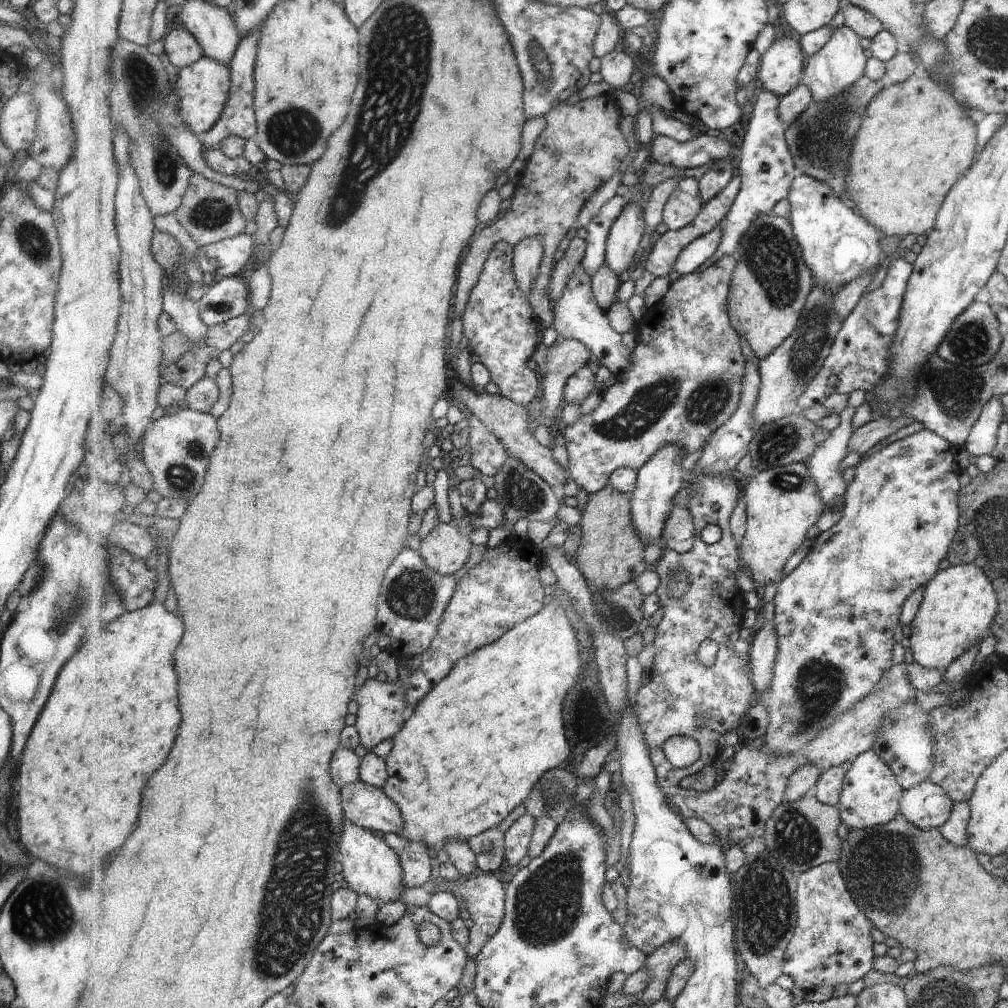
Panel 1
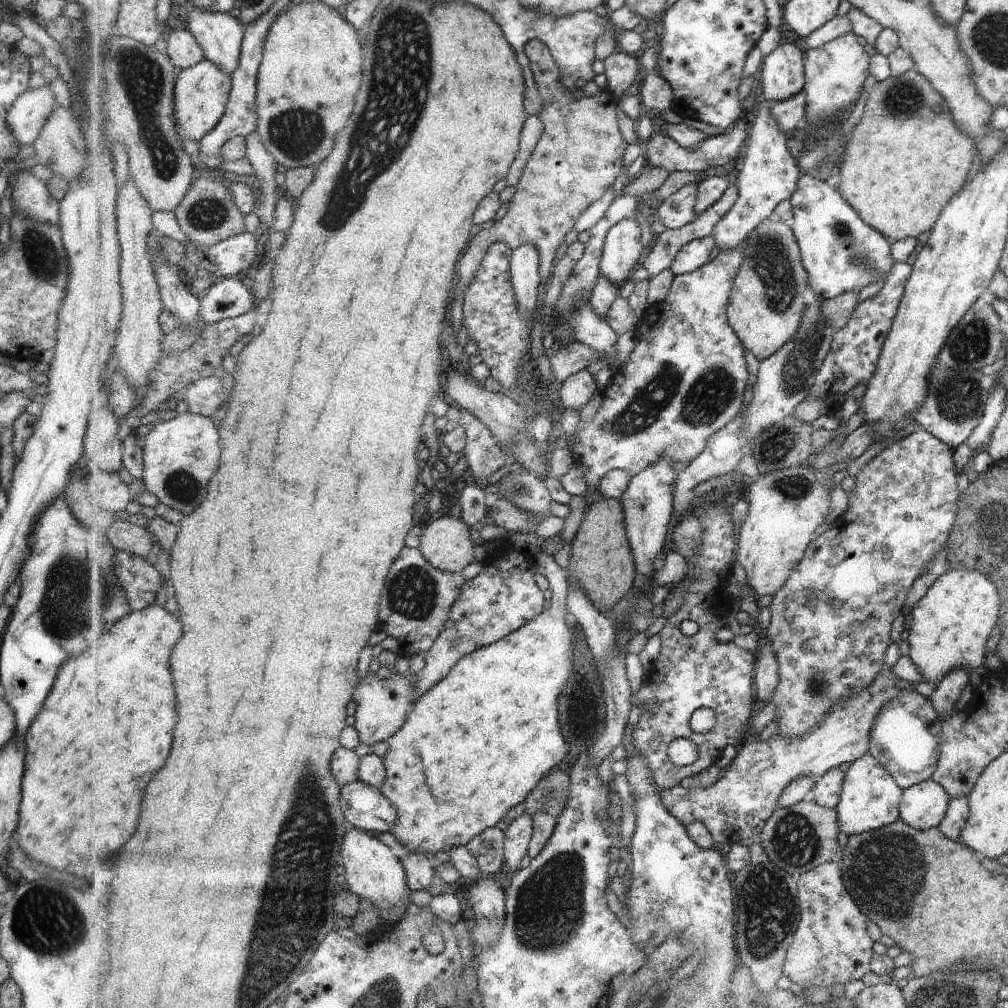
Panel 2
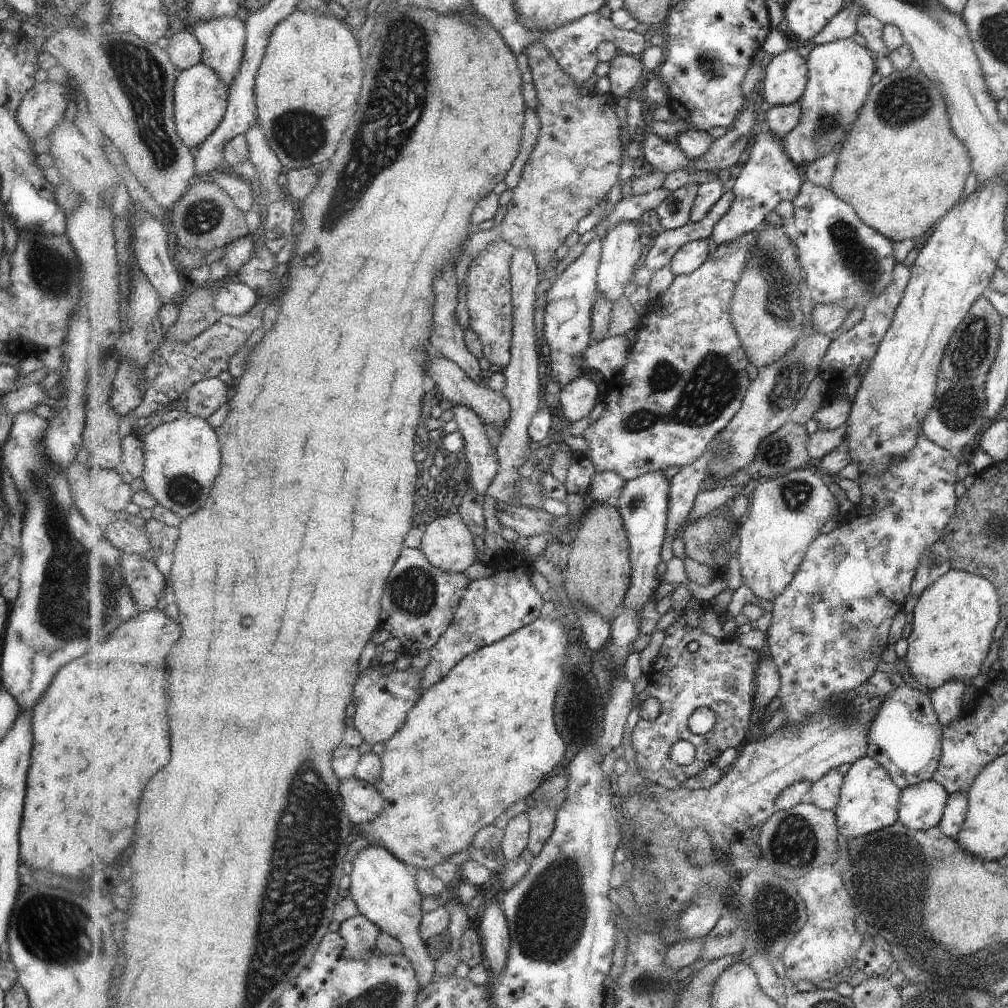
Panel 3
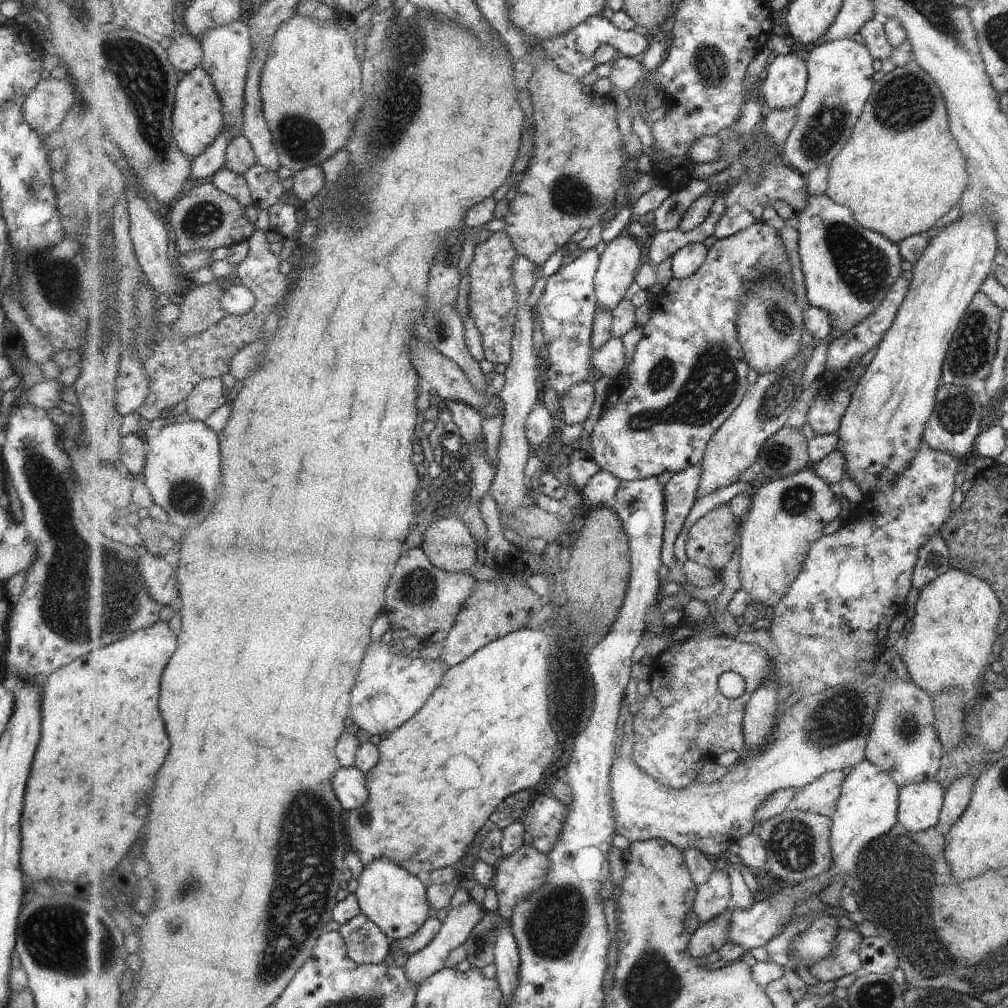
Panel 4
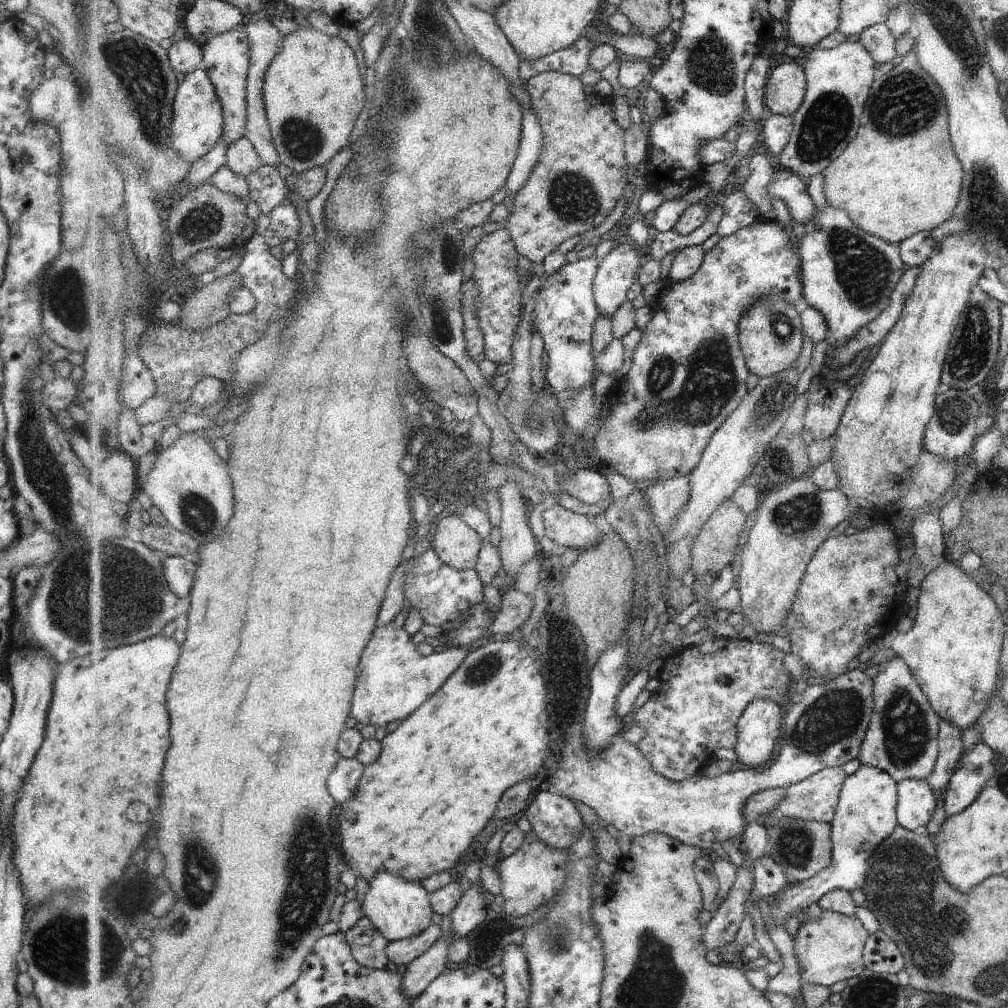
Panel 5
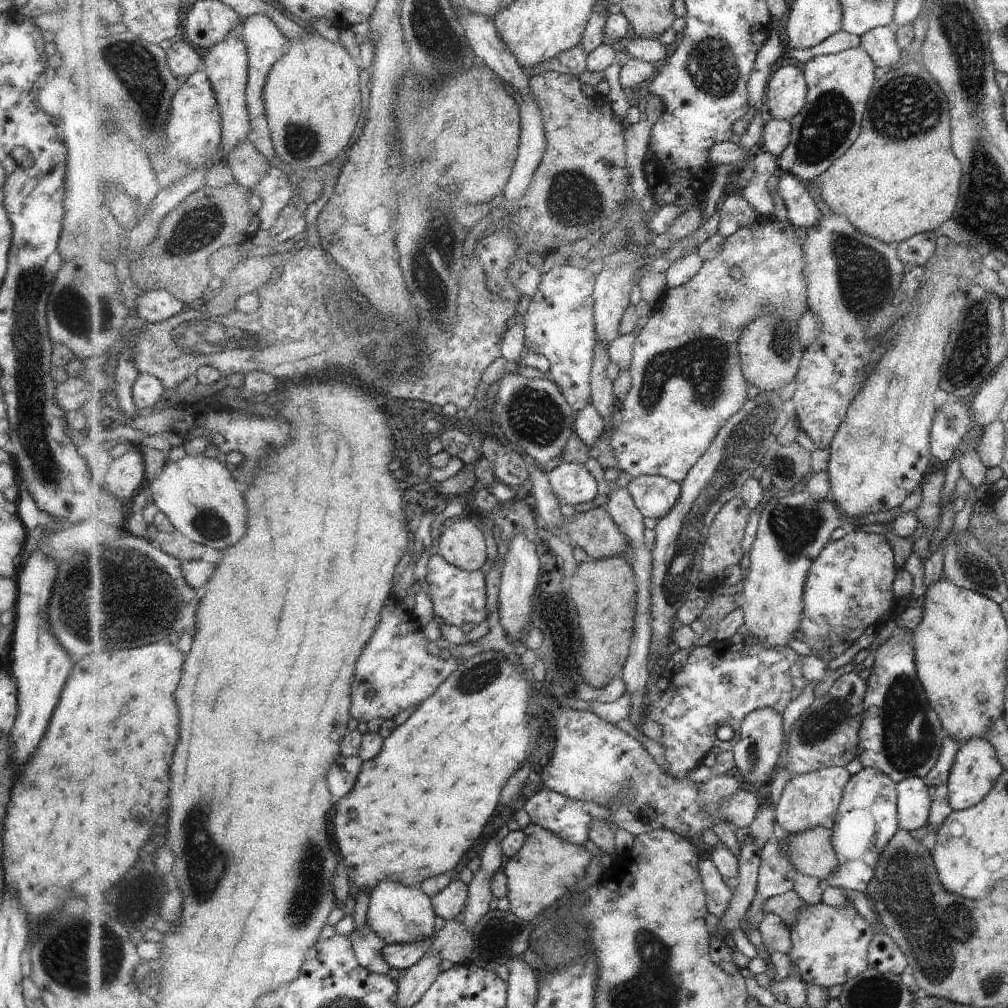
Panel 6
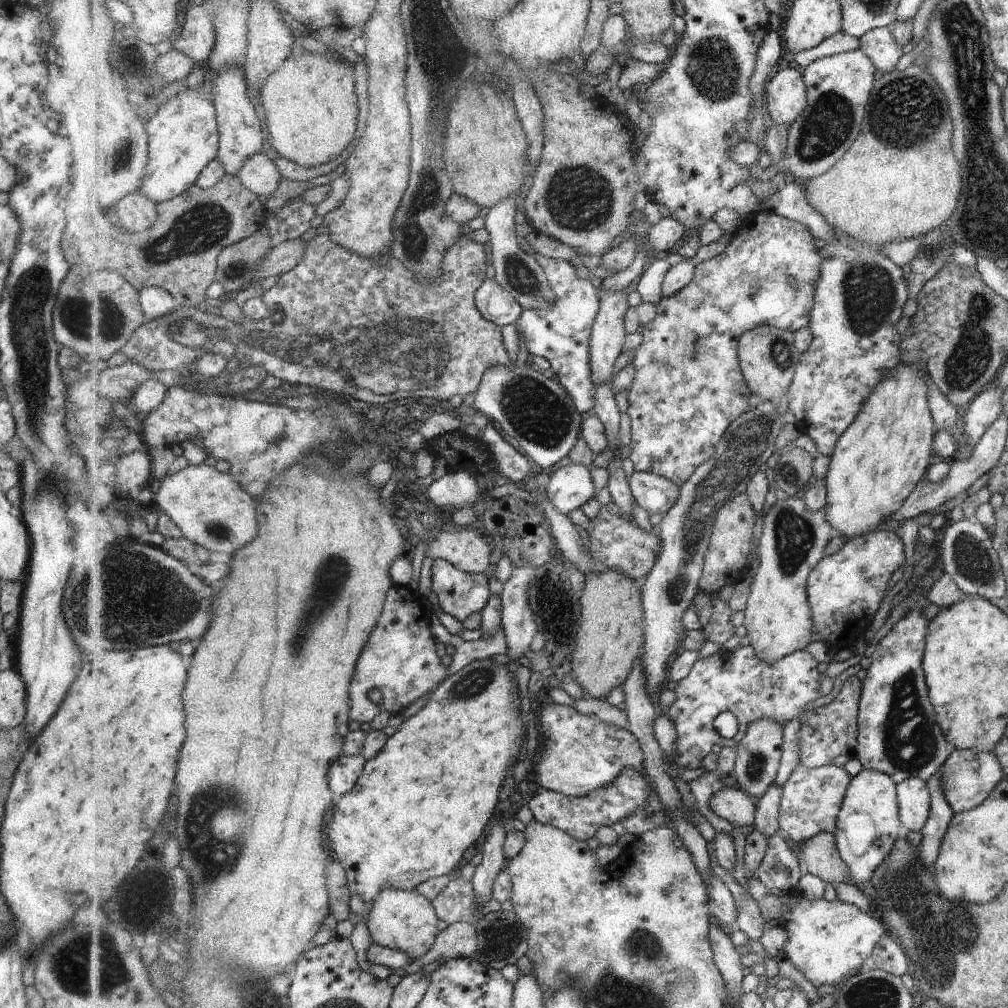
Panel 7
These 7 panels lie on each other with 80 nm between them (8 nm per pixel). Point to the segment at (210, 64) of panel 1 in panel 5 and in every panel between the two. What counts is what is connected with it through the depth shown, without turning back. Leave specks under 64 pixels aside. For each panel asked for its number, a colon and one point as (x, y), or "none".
2: (201, 95)
3: (201, 96)
4: (199, 111)
5: (198, 127)

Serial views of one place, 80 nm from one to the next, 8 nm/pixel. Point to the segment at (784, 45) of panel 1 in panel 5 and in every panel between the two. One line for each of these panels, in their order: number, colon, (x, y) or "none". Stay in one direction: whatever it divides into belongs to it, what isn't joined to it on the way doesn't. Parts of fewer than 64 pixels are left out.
2: (783, 74)
3: (785, 81)
4: (785, 80)
5: (786, 87)

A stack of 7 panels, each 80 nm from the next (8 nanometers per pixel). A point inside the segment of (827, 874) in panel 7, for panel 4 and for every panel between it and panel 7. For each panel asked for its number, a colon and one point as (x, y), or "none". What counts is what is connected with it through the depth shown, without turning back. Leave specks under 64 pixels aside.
4: (798, 843)
5: (804, 848)
6: (812, 852)

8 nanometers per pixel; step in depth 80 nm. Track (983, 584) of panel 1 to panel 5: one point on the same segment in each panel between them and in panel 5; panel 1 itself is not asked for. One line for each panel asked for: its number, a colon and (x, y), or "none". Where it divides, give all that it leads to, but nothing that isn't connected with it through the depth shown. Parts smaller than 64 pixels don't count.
2: (949, 627)
3: (952, 621)
4: (955, 616)
5: (953, 647)

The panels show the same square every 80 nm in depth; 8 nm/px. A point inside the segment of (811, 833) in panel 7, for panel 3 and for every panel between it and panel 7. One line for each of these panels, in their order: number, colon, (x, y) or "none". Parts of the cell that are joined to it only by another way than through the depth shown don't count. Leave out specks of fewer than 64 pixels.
3: (825, 793)
4: (822, 796)
5: (814, 799)
6: (811, 800)

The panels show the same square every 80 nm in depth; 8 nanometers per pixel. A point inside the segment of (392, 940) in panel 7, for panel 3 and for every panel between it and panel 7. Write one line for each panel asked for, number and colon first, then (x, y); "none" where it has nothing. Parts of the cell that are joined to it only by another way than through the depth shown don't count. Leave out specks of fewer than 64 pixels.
3: (385, 889)
4: (395, 900)
5: (401, 909)
6: (397, 913)

